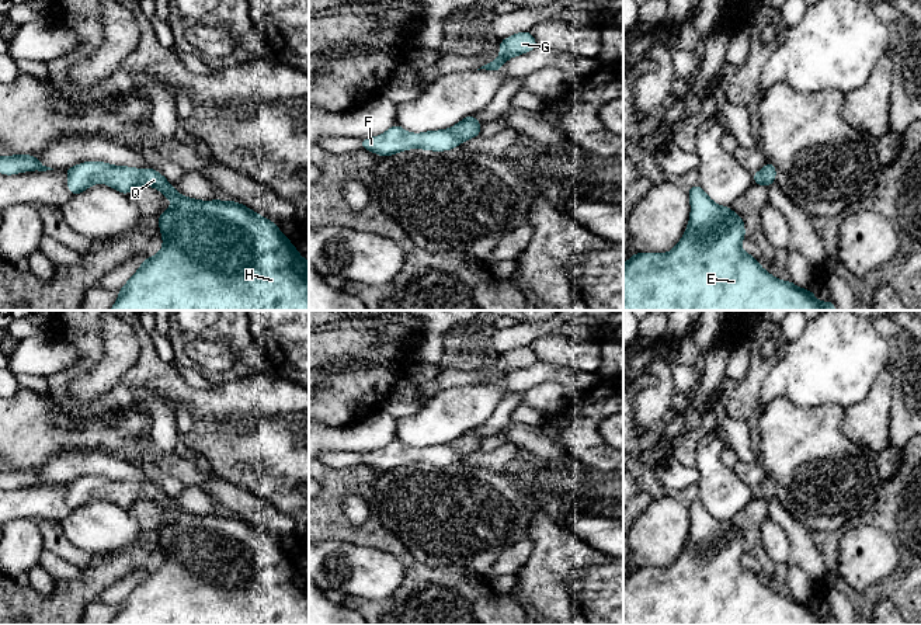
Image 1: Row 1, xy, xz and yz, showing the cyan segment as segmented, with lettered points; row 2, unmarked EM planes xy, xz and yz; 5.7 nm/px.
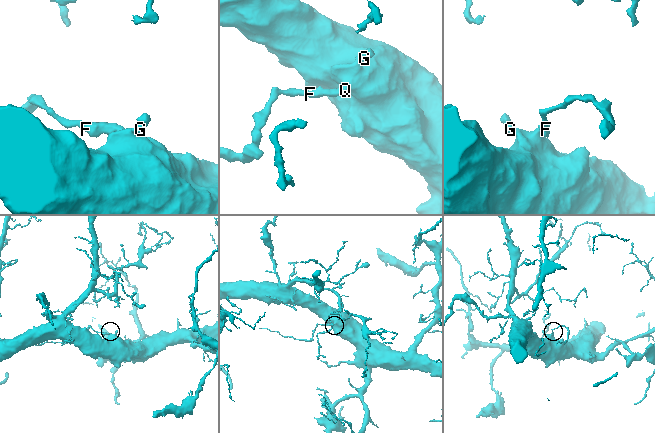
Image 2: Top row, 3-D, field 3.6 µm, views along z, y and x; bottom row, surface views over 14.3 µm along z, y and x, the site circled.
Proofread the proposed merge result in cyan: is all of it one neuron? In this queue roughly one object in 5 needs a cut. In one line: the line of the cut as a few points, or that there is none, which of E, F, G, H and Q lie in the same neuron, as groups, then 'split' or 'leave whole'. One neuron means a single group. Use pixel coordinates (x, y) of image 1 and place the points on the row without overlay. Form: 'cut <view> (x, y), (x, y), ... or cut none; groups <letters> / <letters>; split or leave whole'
cut none; groups E F G H Q; leave whole

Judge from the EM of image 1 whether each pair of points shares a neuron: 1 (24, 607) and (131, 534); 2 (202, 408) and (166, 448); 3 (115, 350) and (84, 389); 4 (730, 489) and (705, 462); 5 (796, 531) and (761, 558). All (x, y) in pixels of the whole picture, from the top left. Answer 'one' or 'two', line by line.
1: two
2: two
3: one
4: one
5: two

